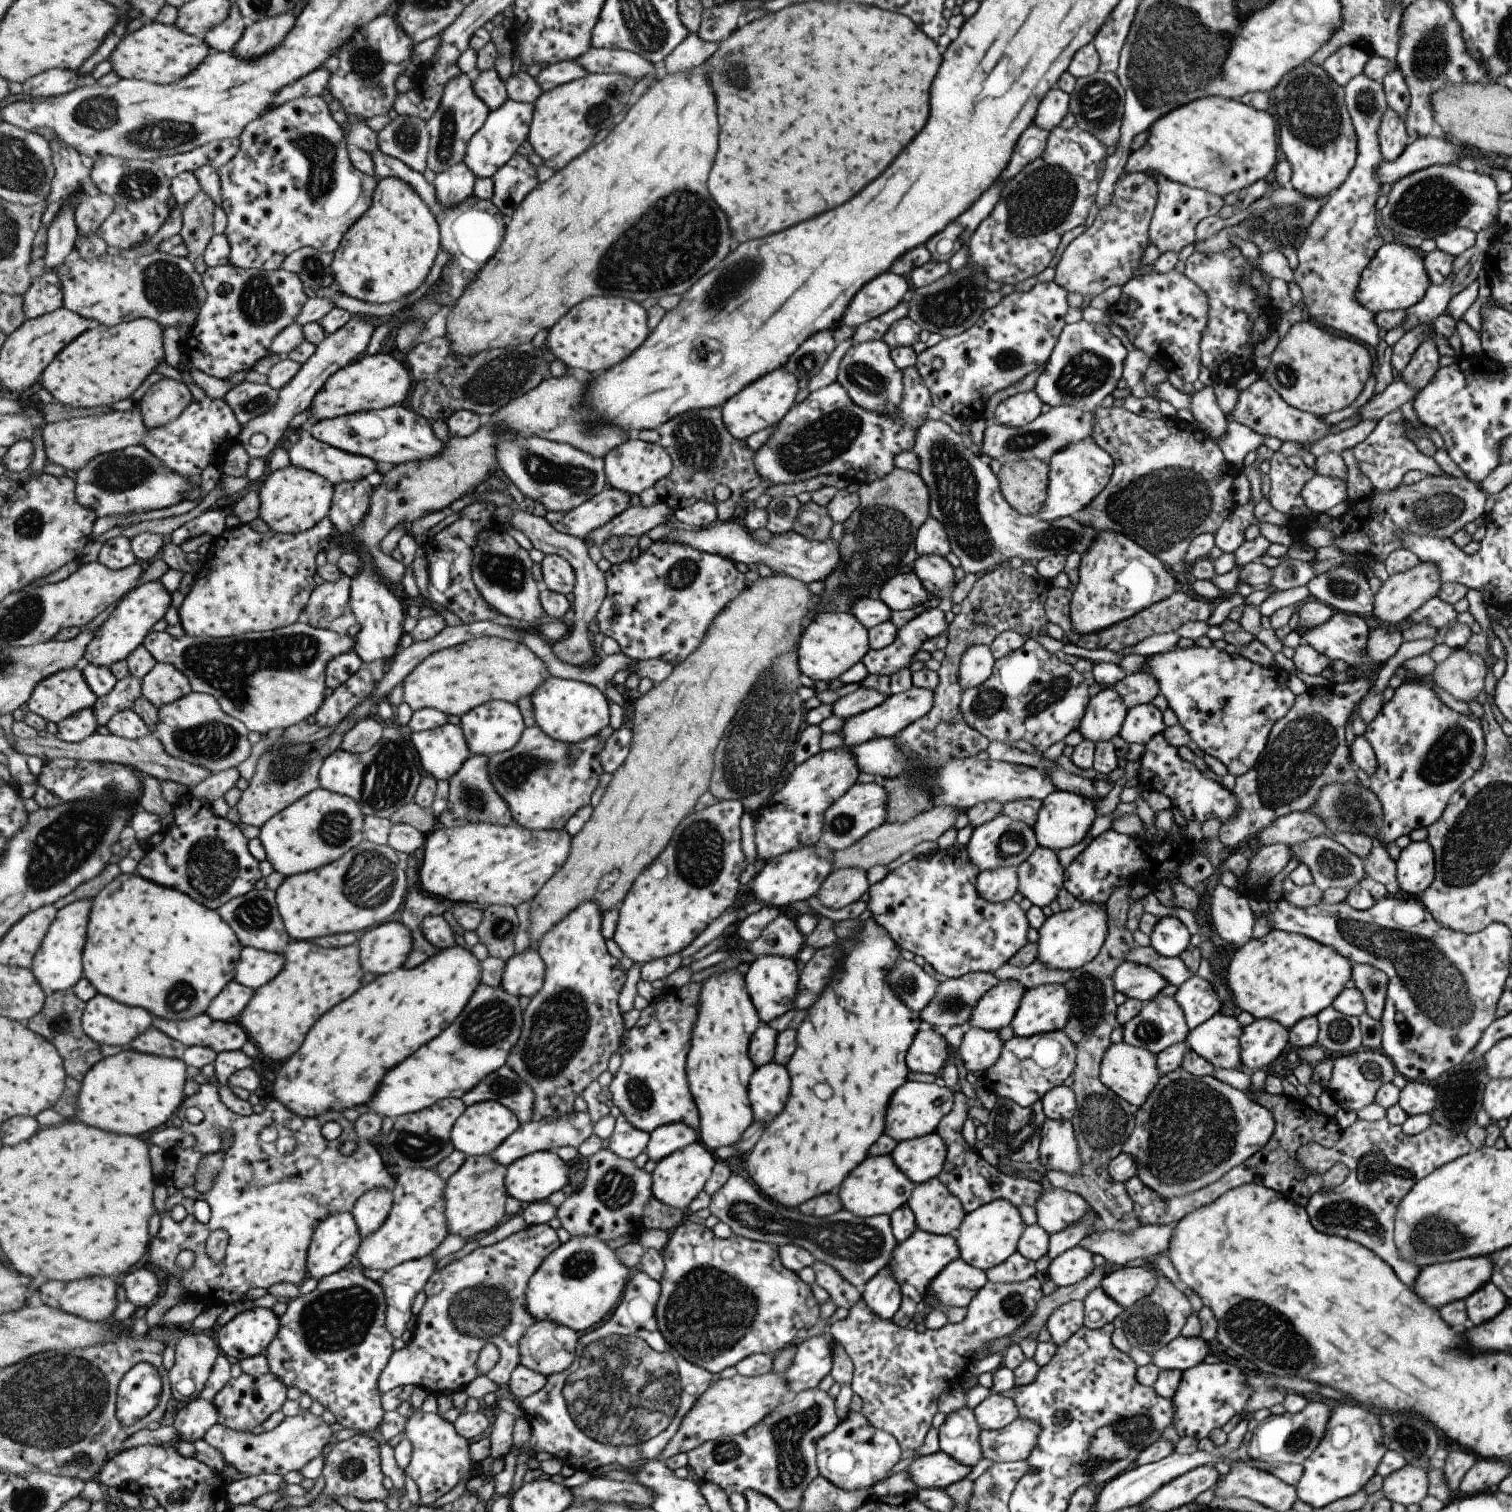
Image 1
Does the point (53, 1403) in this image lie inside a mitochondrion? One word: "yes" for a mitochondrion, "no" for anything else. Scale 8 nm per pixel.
yes

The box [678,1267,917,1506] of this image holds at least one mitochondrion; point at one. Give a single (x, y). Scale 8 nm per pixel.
(789, 1433)

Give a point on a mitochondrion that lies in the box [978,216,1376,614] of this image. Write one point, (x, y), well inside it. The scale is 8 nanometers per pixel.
(1162, 509)

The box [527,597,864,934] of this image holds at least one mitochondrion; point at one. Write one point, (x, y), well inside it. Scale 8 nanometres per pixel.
(752, 759)

